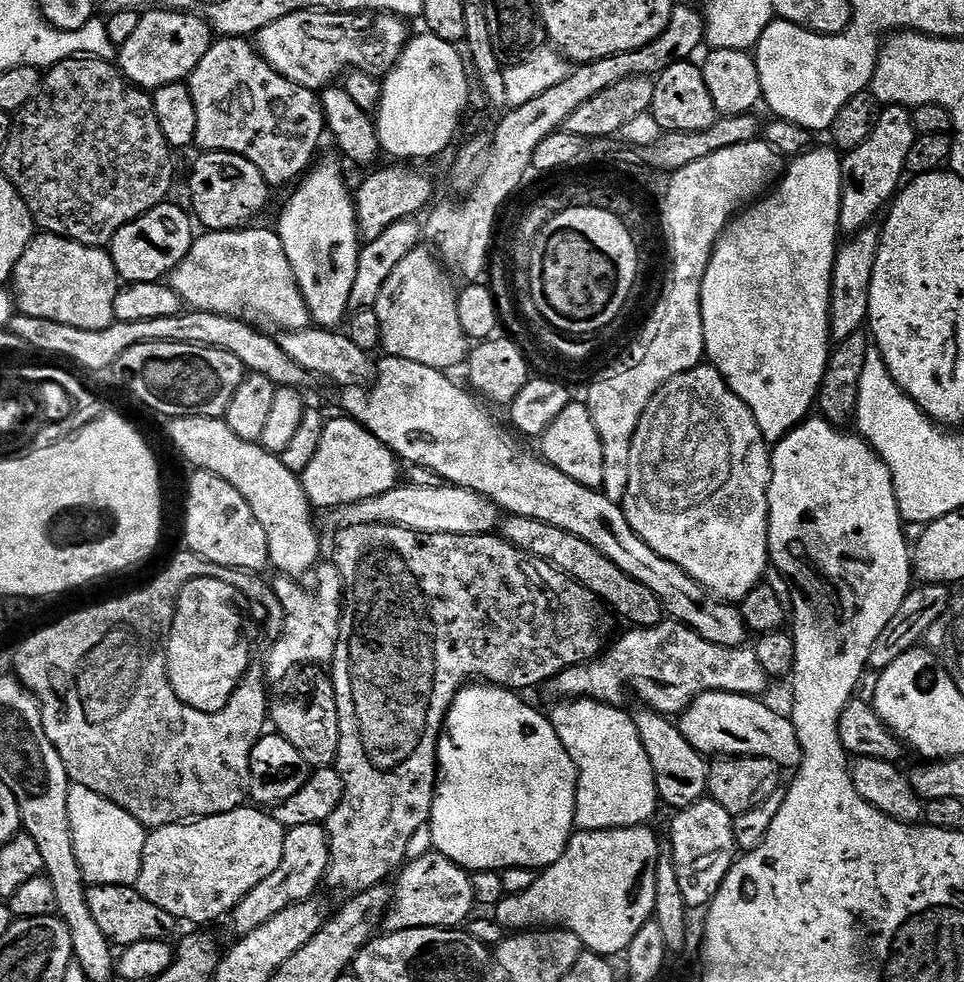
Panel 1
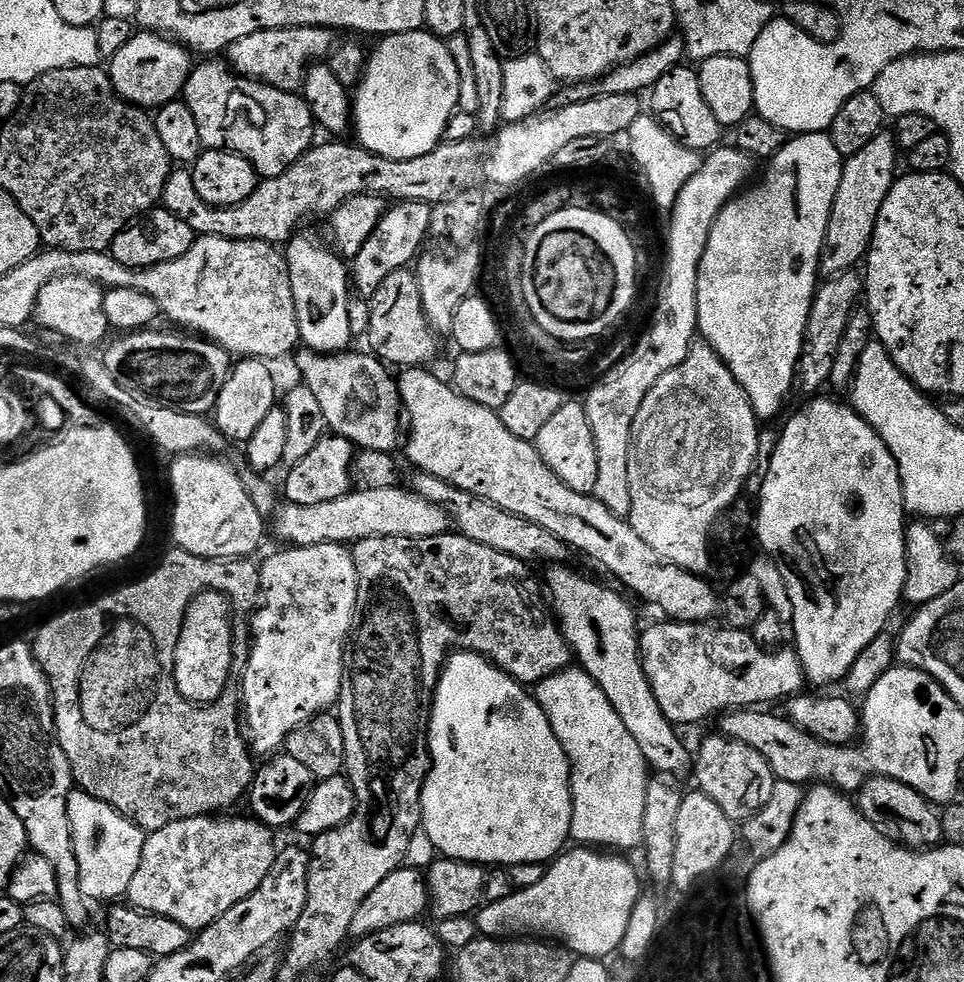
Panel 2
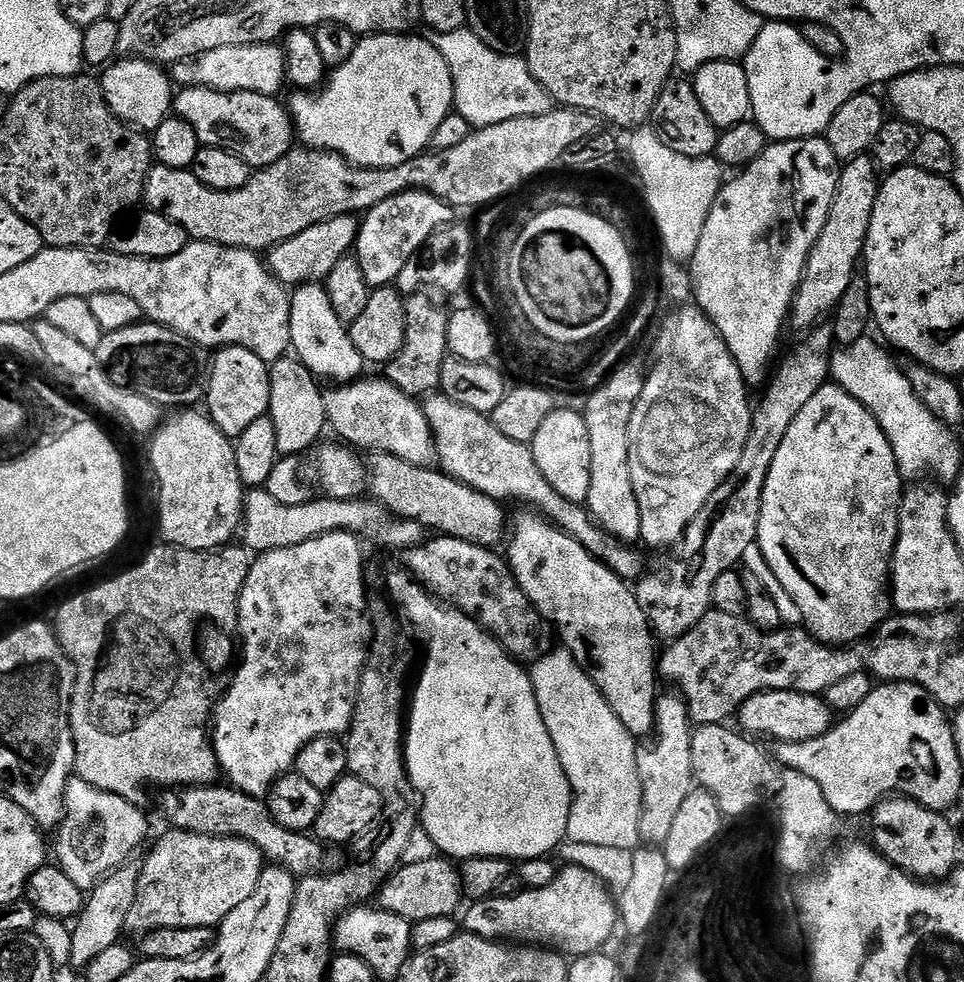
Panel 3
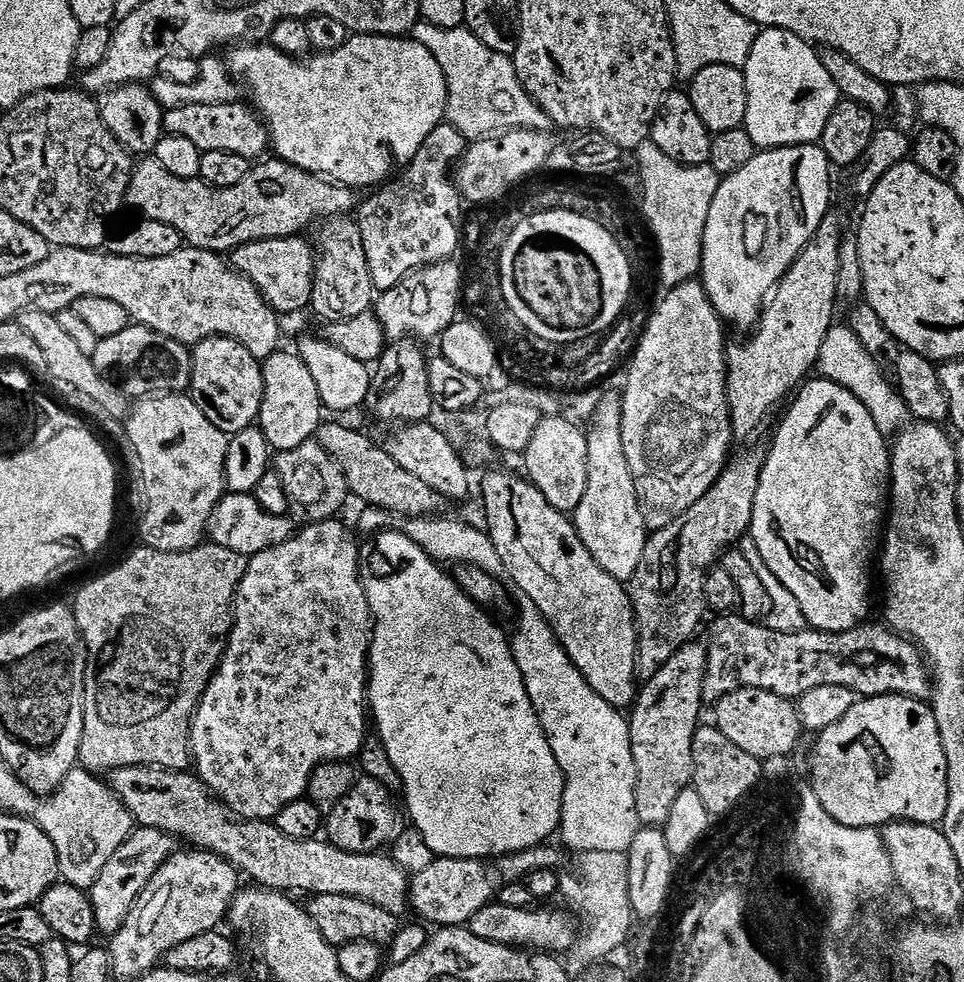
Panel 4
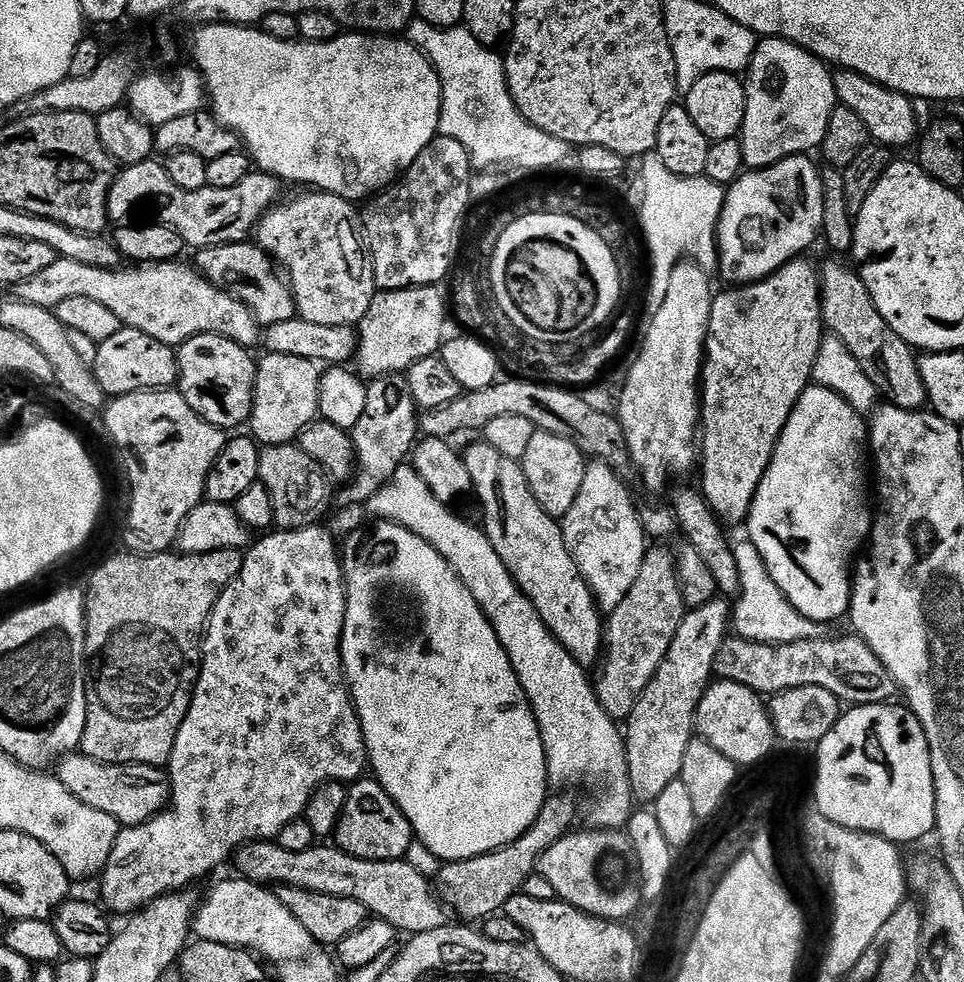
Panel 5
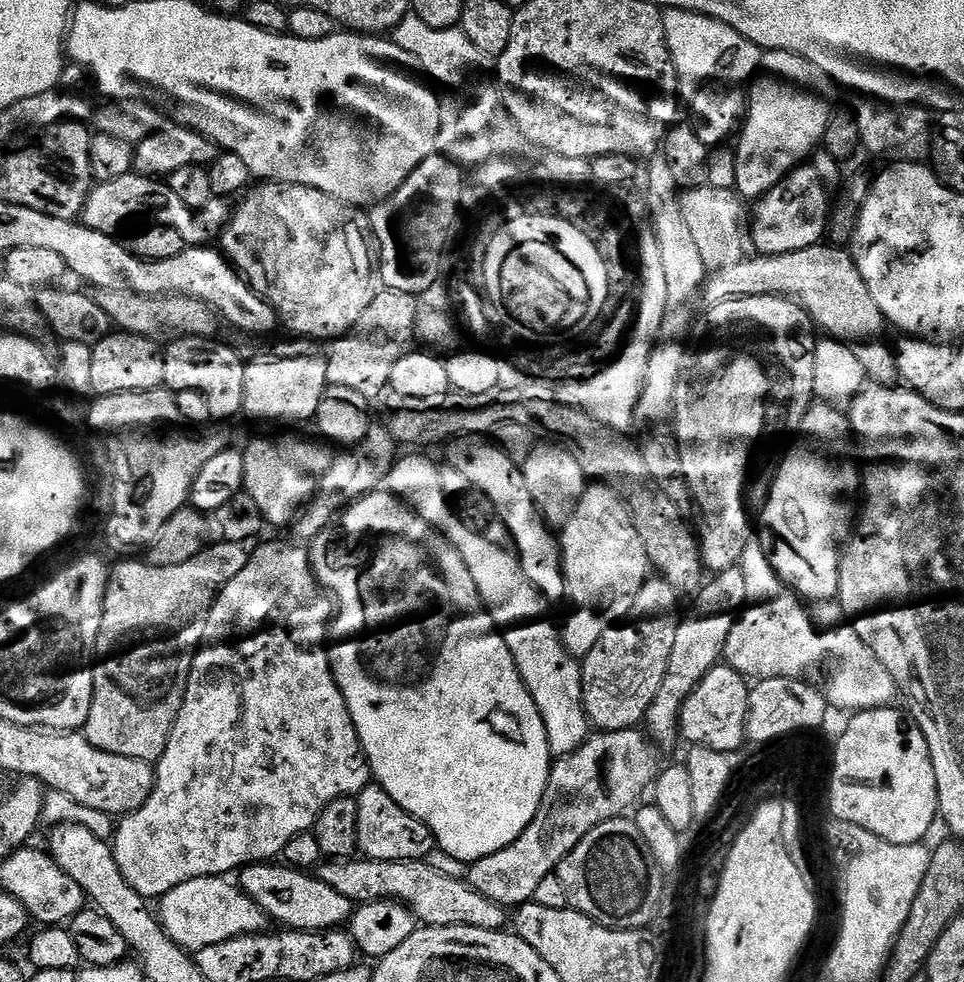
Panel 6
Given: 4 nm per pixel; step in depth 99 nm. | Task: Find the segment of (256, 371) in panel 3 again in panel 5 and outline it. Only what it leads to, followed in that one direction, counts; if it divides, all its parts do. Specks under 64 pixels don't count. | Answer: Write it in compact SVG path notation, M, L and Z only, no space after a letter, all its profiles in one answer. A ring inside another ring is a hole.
M202 334L179 345L176 361L180 367L178 390L206 422L225 430L240 430L252 419L256 389L256 365L253 353L225 336Z

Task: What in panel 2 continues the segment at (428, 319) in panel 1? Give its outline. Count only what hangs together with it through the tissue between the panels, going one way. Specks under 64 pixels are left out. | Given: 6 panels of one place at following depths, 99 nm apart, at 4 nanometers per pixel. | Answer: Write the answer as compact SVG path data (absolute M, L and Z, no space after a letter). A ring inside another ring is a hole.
M408 270L390 274L390 278L378 286L370 303L372 309L366 343L372 355L388 366L397 364L400 370L431 365L431 360L436 356L438 337L428 325L416 276Z

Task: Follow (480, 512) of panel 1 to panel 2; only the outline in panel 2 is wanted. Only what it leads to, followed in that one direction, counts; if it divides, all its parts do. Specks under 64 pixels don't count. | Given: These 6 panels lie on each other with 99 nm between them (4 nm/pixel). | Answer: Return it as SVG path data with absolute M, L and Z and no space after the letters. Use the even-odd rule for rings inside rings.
M361 487L360 492L356 491L349 491L347 496L334 498L334 502L322 502L319 506L285 503L274 516L277 534L285 540L285 545L305 548L319 544L348 546L358 540L379 536L430 538L449 531L450 517L445 508L426 502L407 487Z

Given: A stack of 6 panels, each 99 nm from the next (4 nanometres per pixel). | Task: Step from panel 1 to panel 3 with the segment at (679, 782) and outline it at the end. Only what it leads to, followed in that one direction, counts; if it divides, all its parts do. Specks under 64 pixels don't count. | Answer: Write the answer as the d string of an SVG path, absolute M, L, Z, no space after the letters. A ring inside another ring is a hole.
M520 510L510 520L510 535L506 540L506 559L520 589L536 607L541 621L549 620L560 635L559 643L567 648L583 666L585 674L598 686L602 698L610 702L610 710L618 714L618 722L637 738L651 737L656 731L656 680L658 681L658 648L652 645L654 633L635 591L629 581L623 580L614 570L607 568L601 560L582 542L570 538L561 528L544 519L535 510Z

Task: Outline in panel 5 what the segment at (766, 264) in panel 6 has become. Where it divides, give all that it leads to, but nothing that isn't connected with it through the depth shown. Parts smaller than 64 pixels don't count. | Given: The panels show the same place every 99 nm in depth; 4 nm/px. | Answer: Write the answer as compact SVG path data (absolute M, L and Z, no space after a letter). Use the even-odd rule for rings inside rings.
M823 265L820 273L820 305L827 331L842 341L854 358L858 358L858 366L866 370L866 378L870 378L870 382L879 385L882 381L883 399L885 396L888 399L885 401L891 407L919 412L928 404L917 353L901 336L894 334L886 318L878 314L878 306L874 306L874 298L870 298L870 290L866 290L855 267Z

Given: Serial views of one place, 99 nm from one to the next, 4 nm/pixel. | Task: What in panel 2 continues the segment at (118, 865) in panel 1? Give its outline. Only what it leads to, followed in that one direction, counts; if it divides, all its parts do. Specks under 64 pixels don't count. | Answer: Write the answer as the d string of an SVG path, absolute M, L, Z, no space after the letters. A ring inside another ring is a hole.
M76 794L69 799L68 817L72 823L74 850L78 854L81 869L84 869L80 873L84 897L90 902L116 902L127 897L130 882L138 871L138 862L142 862L146 833L106 802L87 794ZM88 868L96 872L88 872Z

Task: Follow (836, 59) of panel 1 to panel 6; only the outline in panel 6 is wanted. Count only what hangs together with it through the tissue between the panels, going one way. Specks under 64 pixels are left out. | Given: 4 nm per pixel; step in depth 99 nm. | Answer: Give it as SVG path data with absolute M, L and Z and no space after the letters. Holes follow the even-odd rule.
M768 50L761 55L760 70L750 87L748 111L738 136L740 145L734 148L738 162L735 191L744 198L759 198L782 183L821 147L826 122L830 122L834 111L834 84L821 68L806 58L793 52Z

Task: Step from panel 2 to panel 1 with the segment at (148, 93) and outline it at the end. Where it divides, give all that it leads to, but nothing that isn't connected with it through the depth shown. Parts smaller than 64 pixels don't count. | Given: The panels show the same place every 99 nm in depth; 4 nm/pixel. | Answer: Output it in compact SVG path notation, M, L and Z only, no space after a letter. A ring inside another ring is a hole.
M162 7L155 11L145 11L132 37L118 48L120 71L129 82L145 90L185 83L198 62L206 58L206 50L210 50L214 42L211 26L200 16L190 12L170 12Z

